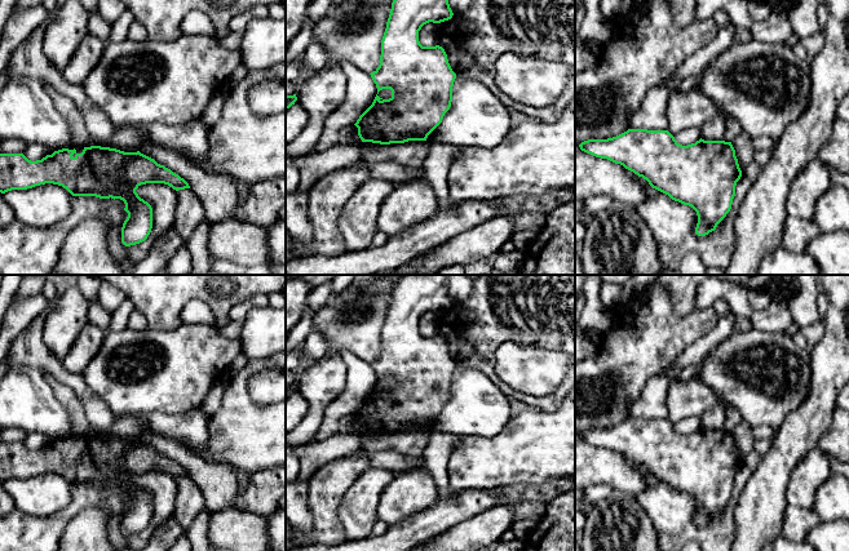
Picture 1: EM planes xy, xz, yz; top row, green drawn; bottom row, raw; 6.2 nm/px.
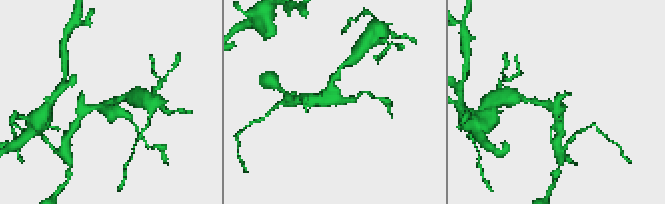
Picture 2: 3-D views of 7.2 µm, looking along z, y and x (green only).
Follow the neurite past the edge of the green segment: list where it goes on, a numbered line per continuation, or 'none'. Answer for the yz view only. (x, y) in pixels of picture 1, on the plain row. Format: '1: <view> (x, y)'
none

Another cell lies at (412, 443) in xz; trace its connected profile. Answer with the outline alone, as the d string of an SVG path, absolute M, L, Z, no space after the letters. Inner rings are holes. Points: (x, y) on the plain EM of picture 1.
M408 430L404 432L380 434L363 431L359 434L361 449L368 452L395 452L412 459L424 456L430 441L432 432L428 430Z

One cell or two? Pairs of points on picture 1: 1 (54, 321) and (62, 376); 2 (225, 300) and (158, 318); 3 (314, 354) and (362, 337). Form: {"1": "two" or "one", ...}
{"1": "two", "2": "one", "3": "two"}

